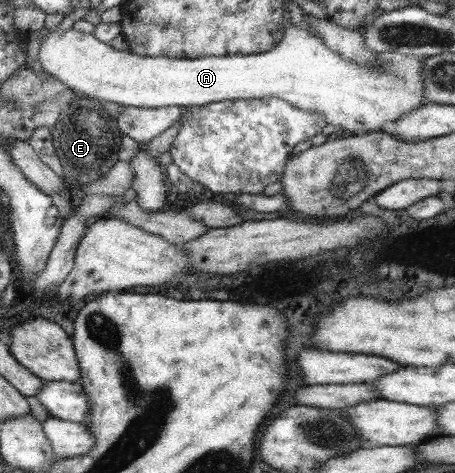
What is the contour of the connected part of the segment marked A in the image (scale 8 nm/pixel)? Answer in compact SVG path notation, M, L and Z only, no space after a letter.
M292 24L285 26L281 41L267 52L245 56L204 56L194 59L139 56L128 50L113 49L104 41L97 40L92 33L77 32L73 29L57 32L55 29L42 37L37 61L43 71L63 82L67 88L76 90L90 99L115 102L120 107L190 107L223 100L279 97L303 111L321 113L325 124L332 124L335 130L353 132L353 134L385 130L389 125L395 124L397 117L426 102L423 100L421 61L417 57L395 51L383 52L377 54L376 64L357 66L353 60L345 60L343 56L329 49L320 37L315 37L305 28Z

